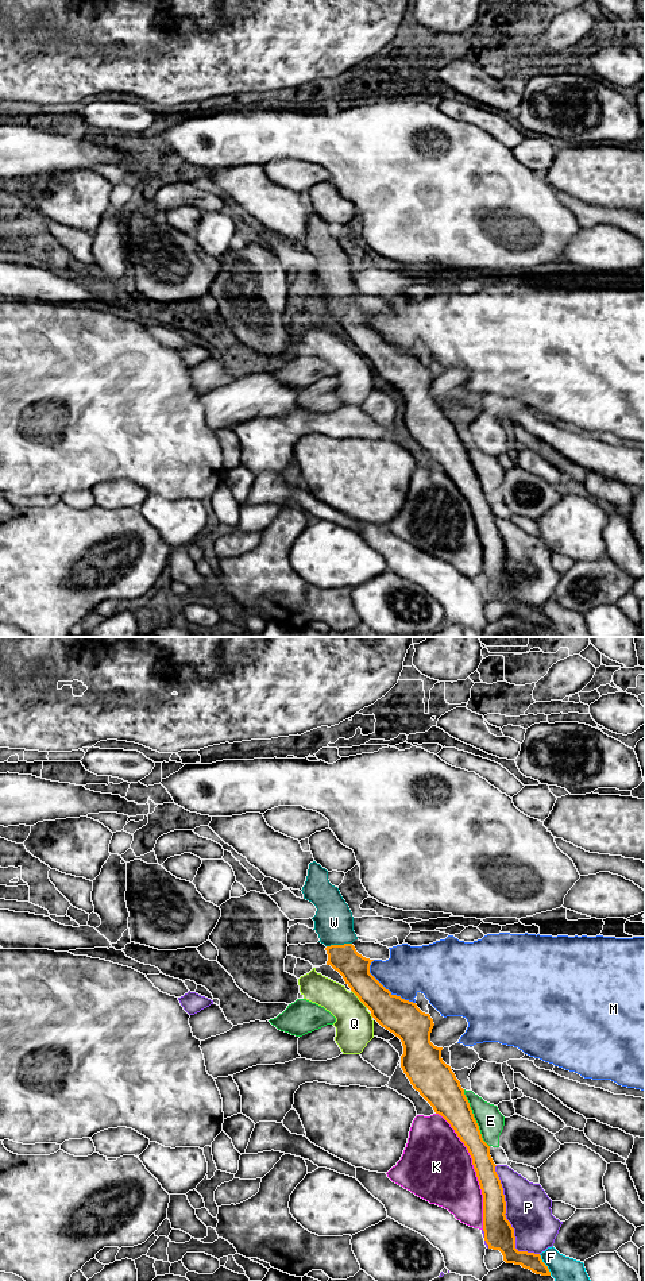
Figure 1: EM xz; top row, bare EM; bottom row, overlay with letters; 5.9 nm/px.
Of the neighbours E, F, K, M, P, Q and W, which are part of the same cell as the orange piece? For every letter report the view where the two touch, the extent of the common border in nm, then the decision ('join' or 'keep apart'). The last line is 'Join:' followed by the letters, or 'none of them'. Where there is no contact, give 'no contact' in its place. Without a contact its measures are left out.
E: xz | 380 nm | keep apart
F: xz | 150 nm | keep apart
K: xz | 750 nm | keep apart
M: xz | 360 nm | keep apart
P: xz | 600 nm | keep apart
Q: xz | 150 nm | keep apart
W: xz | 150 nm | join
Join: W

